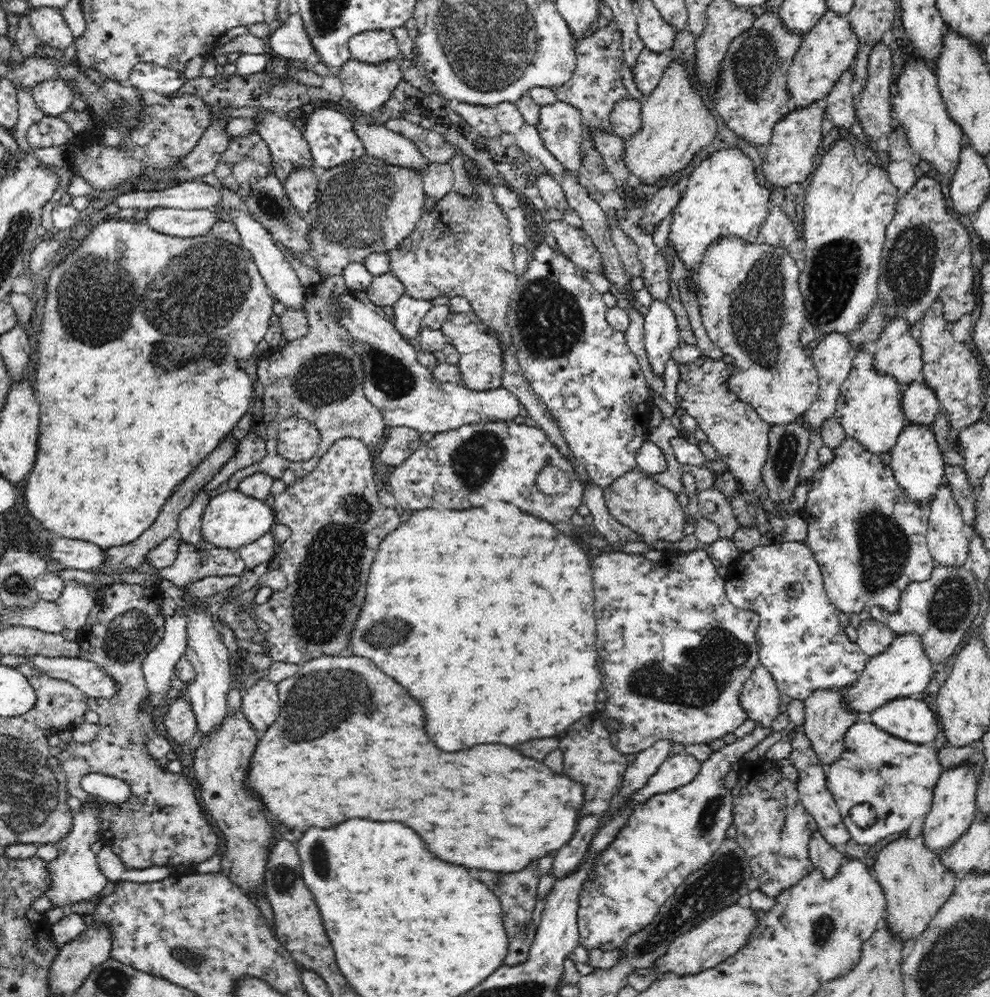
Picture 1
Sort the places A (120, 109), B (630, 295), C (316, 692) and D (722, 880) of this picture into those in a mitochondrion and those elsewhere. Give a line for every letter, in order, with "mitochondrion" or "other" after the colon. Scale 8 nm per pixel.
A: mitochondrion
B: other
C: mitochondrion
D: mitochondrion

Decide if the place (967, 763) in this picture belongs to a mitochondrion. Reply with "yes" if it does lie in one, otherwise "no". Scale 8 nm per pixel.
no

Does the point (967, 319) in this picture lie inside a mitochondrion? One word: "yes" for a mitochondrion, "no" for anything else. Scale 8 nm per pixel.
no

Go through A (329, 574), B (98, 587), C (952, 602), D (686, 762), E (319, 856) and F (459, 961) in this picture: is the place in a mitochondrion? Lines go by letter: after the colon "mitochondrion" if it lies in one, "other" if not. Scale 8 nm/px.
A: mitochondrion
B: other
C: mitochondrion
D: other
E: mitochondrion
F: other

